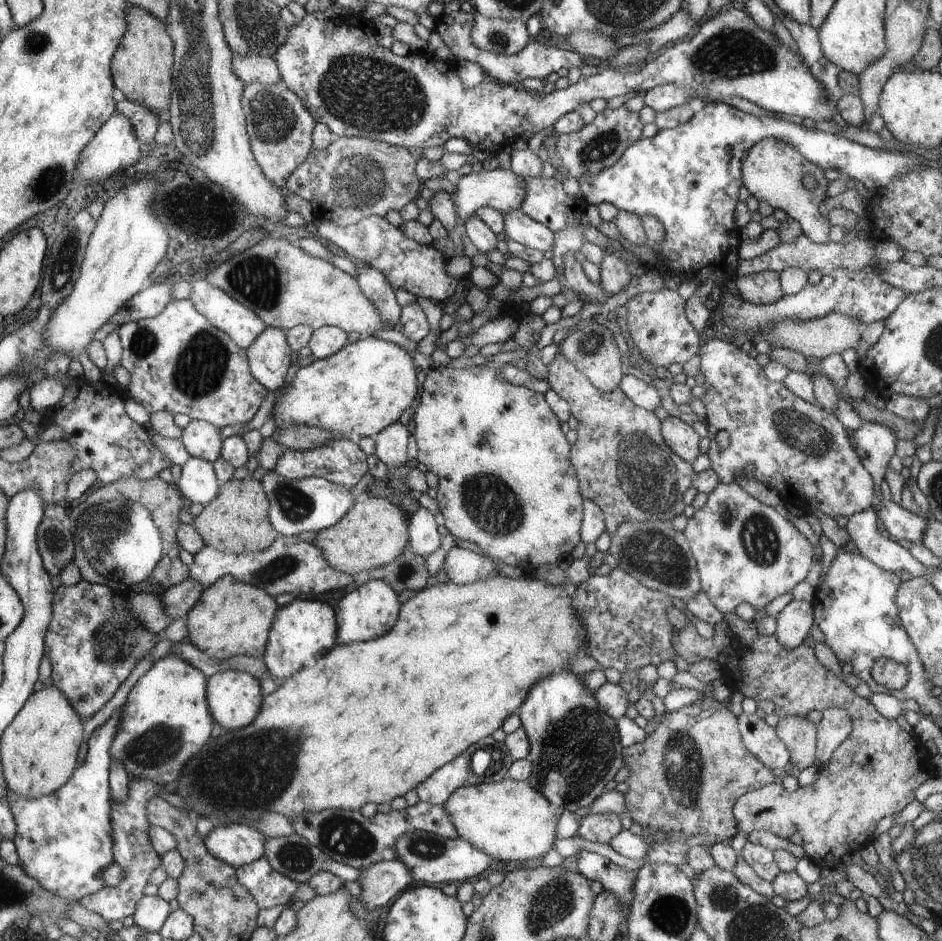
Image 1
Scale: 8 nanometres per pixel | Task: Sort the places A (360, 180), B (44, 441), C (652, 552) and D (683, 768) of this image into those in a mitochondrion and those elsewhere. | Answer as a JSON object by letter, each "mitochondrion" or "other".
{"A":"mitochondrion","B":"other","C":"mitochondrion","D":"mitochondrion"}

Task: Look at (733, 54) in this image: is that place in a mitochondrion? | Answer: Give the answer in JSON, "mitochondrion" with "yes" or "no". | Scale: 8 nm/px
{"mitochondrion":"yes"}

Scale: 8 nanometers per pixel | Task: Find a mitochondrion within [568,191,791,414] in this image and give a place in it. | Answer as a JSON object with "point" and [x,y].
{"point":[593,345]}

